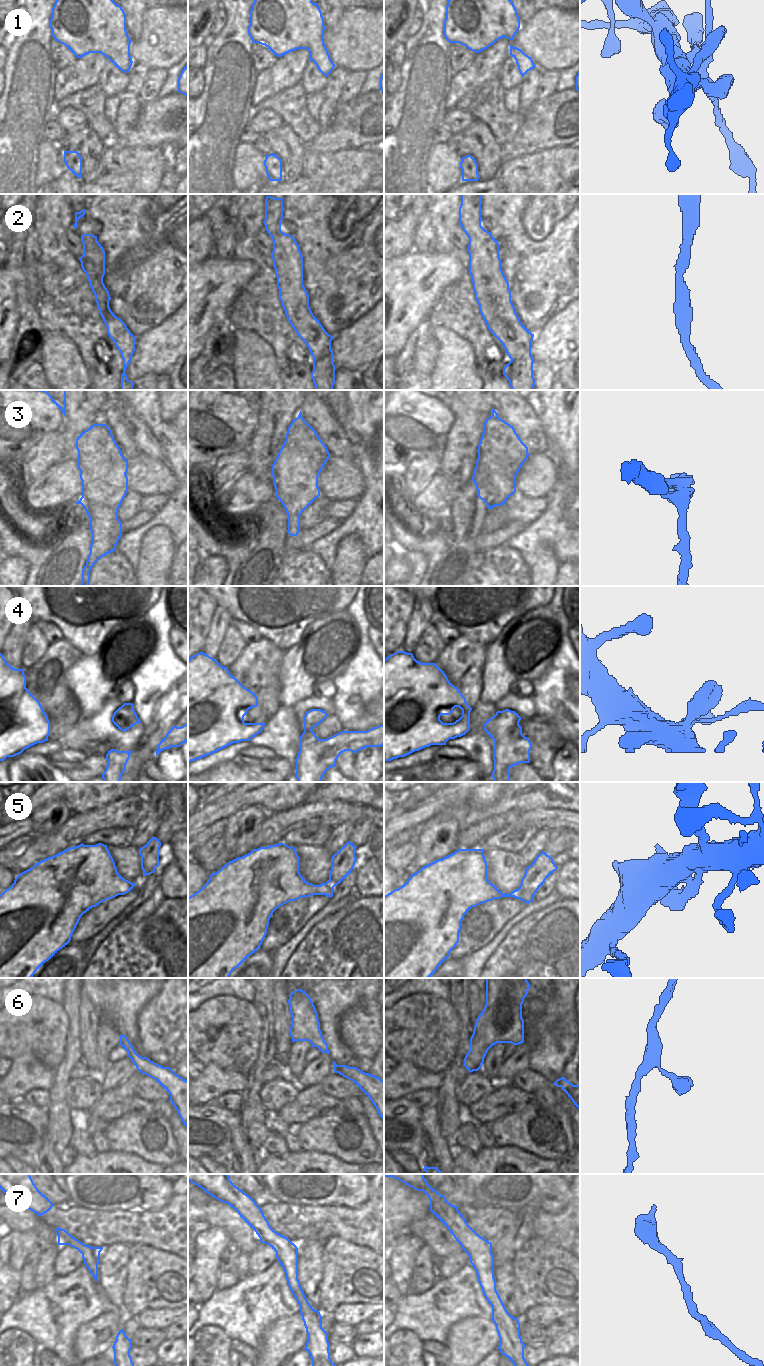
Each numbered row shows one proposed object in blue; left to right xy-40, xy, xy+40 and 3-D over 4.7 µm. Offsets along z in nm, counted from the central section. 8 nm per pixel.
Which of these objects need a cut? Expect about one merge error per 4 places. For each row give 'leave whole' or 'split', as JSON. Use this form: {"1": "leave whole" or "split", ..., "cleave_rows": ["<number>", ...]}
{"1": "split", "2": "leave whole", "3": "split", "4": "leave whole", "5": "leave whole", "6": "leave whole", "7": "leave whole", "cleave_rows": ["1", "3"]}

